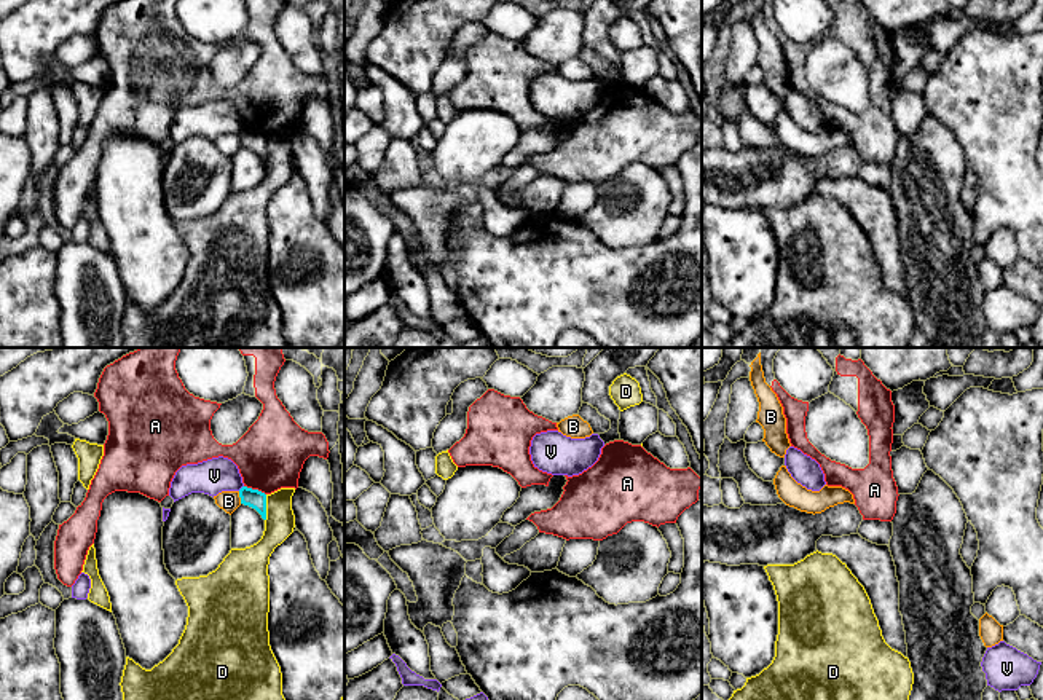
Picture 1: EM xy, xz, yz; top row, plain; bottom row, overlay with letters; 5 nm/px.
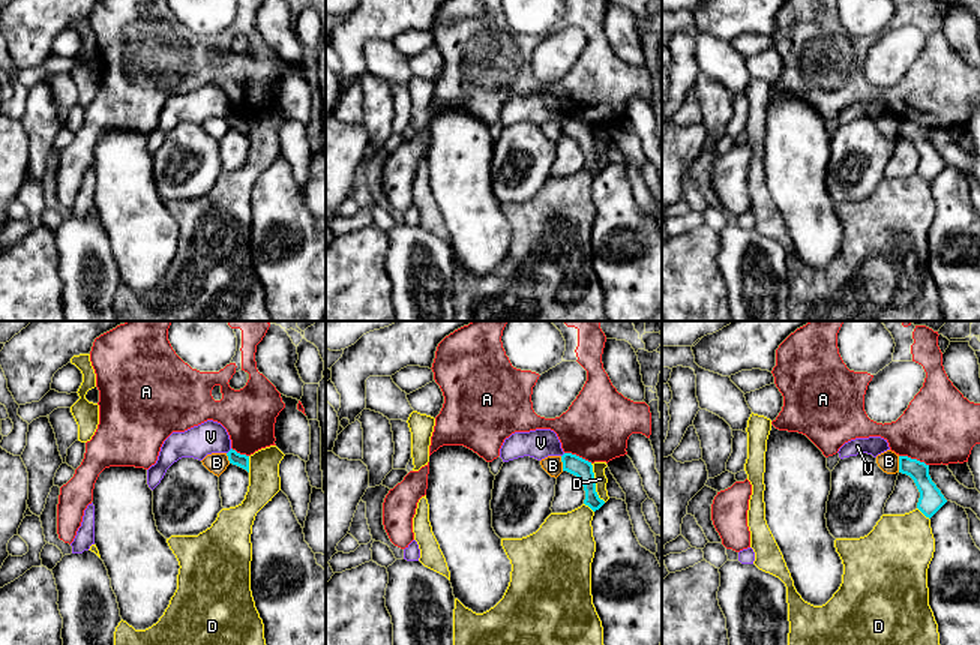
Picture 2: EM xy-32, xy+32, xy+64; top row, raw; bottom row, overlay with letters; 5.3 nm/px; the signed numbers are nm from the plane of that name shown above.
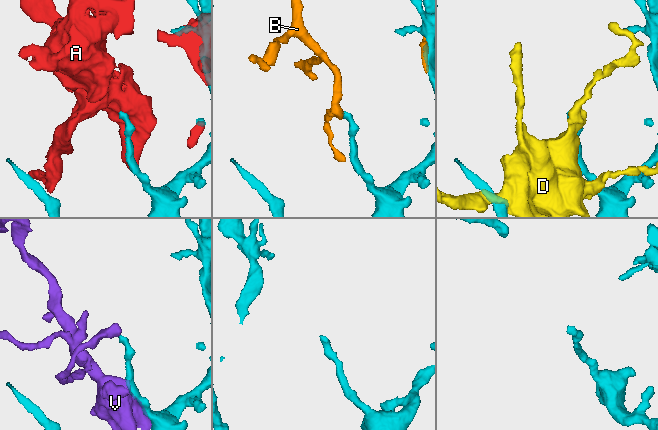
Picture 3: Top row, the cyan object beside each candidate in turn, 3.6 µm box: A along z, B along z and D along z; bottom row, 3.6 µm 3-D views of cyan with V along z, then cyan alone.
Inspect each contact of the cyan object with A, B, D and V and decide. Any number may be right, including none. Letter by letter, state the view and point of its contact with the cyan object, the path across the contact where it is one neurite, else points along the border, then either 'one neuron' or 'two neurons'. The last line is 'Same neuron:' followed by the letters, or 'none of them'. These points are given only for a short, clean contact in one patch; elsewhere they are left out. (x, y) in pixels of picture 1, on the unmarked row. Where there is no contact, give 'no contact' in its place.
A: contact xy (255, 133); two neurons
B: contact xy (240, 139); two neurons
D: contact xy (265, 150); two neurons
V: contact xy (241, 131); border xy (243, 128), (238, 133); two neurons
Same neuron: none of them

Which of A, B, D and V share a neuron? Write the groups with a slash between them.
A / B / D / V

